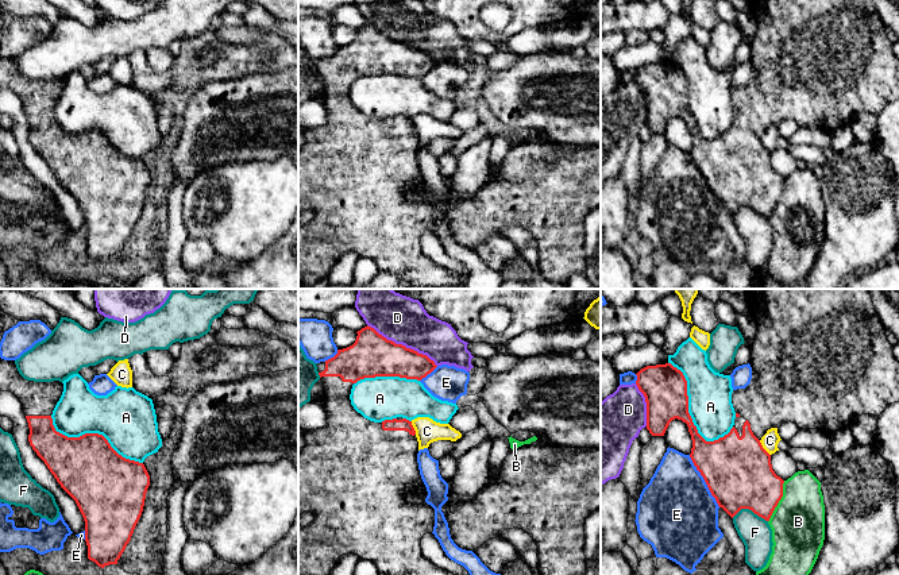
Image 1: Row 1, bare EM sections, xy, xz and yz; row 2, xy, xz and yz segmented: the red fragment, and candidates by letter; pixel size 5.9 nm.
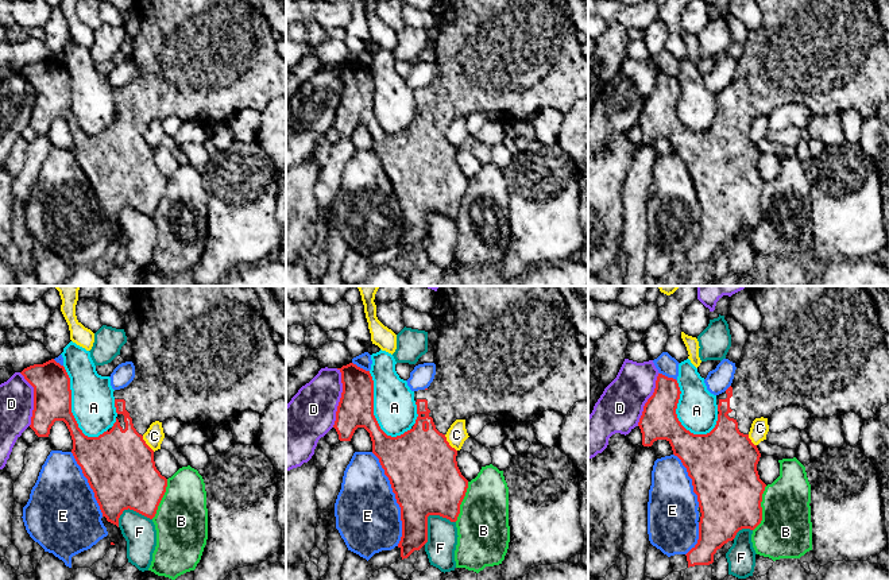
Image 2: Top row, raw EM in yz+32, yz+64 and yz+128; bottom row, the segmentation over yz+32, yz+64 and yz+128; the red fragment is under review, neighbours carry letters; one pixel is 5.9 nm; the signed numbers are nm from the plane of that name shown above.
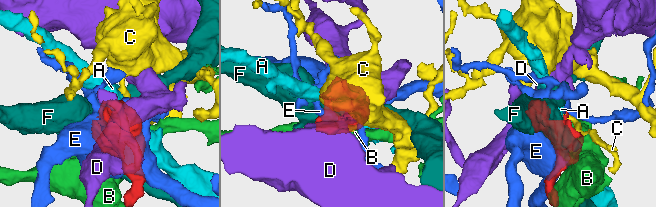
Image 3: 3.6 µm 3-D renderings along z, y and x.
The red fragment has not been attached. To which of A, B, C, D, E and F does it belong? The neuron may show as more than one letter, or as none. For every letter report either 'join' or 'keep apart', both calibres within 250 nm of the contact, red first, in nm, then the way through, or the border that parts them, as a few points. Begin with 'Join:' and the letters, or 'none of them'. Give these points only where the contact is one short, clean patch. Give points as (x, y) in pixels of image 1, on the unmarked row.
Join: none of them
A: keep apart; 260 nm thick on the red side, 260 nm on the other
B: keep apart; 360 nm thick on the red side, 320 nm on the other
C: keep apart; 400 nm thick on the red side, 100 nm on the other
D: keep apart; 260 nm thick on the red side, 260 nm on the other
E: keep apart; 400 nm thick on the red side, 460 nm on the other
F: keep apart; 400 nm thick on the red side, 190 nm on the other

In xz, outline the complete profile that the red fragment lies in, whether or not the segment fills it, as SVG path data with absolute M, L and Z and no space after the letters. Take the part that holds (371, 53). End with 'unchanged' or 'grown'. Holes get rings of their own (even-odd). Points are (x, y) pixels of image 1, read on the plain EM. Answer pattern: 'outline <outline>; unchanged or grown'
outline M369 23L356 31L352 43L337 47L333 55L316 62L324 84L321 103L328 117L323 126L305 130L306 142L298 153L298 215L304 209L315 213L312 224L298 223L298 288L327 281L336 258L354 251L363 258L374 259L381 271L397 275L406 285L425 289L464 289L464 277L432 262L421 248L423 234L433 229L435 207L425 198L413 202L404 197L406 189L416 189L424 197L428 193L418 167L418 139L412 119L406 116L370 119L354 107L350 97L352 82L360 77L400 74L421 78L437 63L427 53L387 38Z; grown

